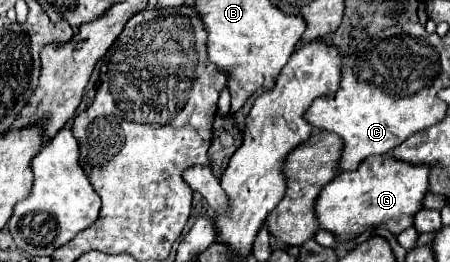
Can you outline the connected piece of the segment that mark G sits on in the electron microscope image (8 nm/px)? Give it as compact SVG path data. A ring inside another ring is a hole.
M390 155L368 157L356 171L342 171L332 179L316 201L320 227L338 239L352 239L370 227L384 227L392 235L414 225L414 215L424 209L424 197L430 193L430 167L414 167L414 163L398 163Z

